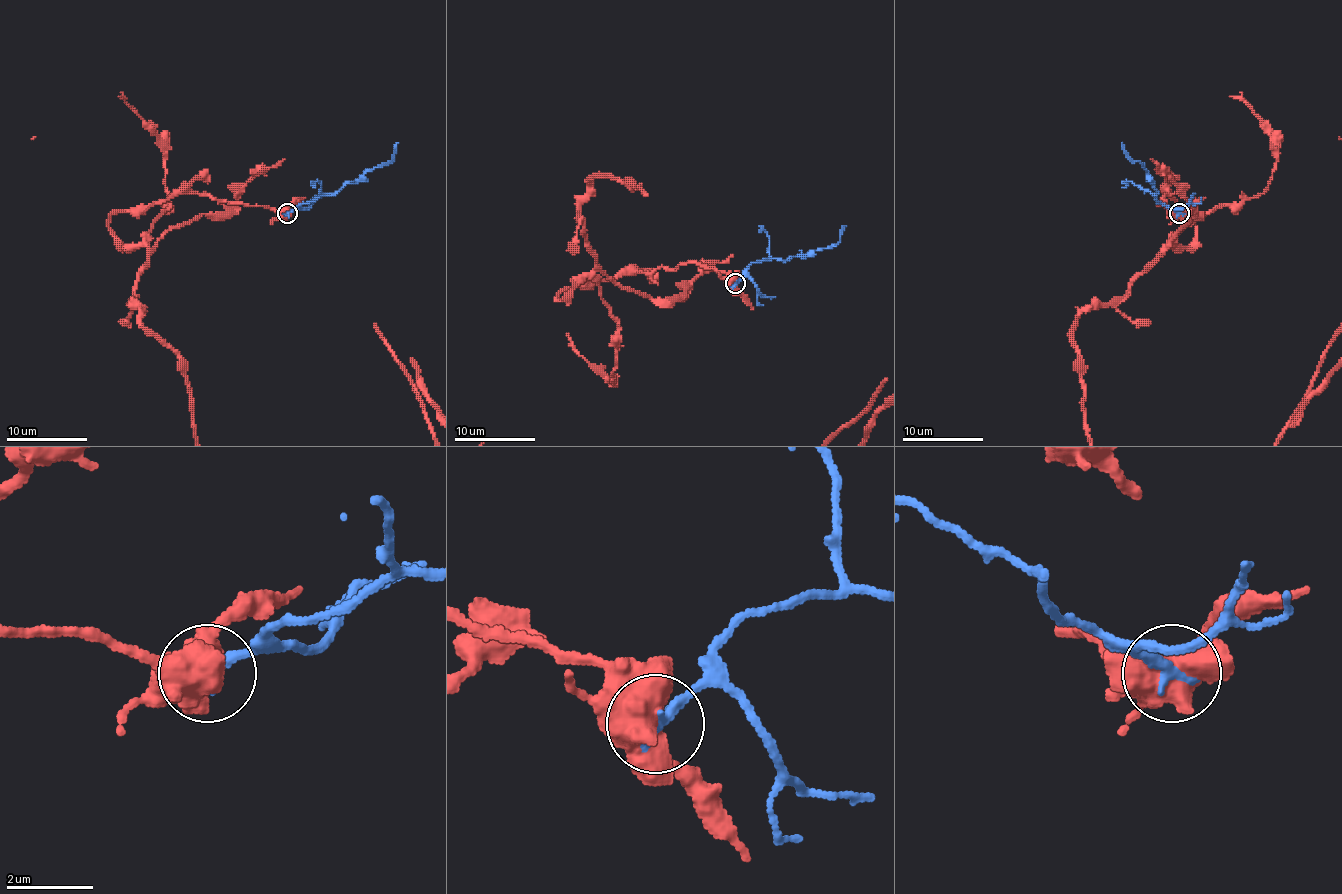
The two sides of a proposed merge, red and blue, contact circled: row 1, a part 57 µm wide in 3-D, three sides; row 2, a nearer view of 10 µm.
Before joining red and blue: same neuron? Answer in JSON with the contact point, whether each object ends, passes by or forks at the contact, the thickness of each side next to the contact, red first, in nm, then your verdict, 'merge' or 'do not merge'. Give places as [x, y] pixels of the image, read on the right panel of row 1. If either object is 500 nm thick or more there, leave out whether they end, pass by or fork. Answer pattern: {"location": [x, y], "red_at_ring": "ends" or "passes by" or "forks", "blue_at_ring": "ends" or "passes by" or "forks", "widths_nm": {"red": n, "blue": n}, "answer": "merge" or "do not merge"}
{"location": [1179, 213], "widths_nm": {"red": 700, "blue": 320}, "answer": "do not merge"}

